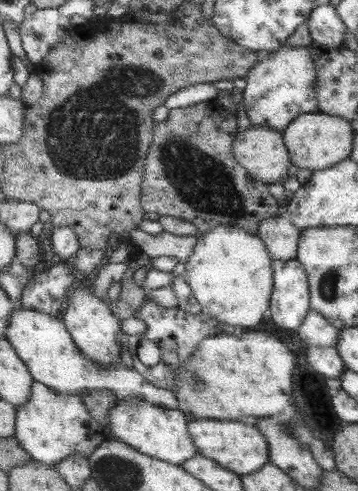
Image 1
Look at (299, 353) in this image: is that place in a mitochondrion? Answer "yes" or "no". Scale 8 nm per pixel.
no

